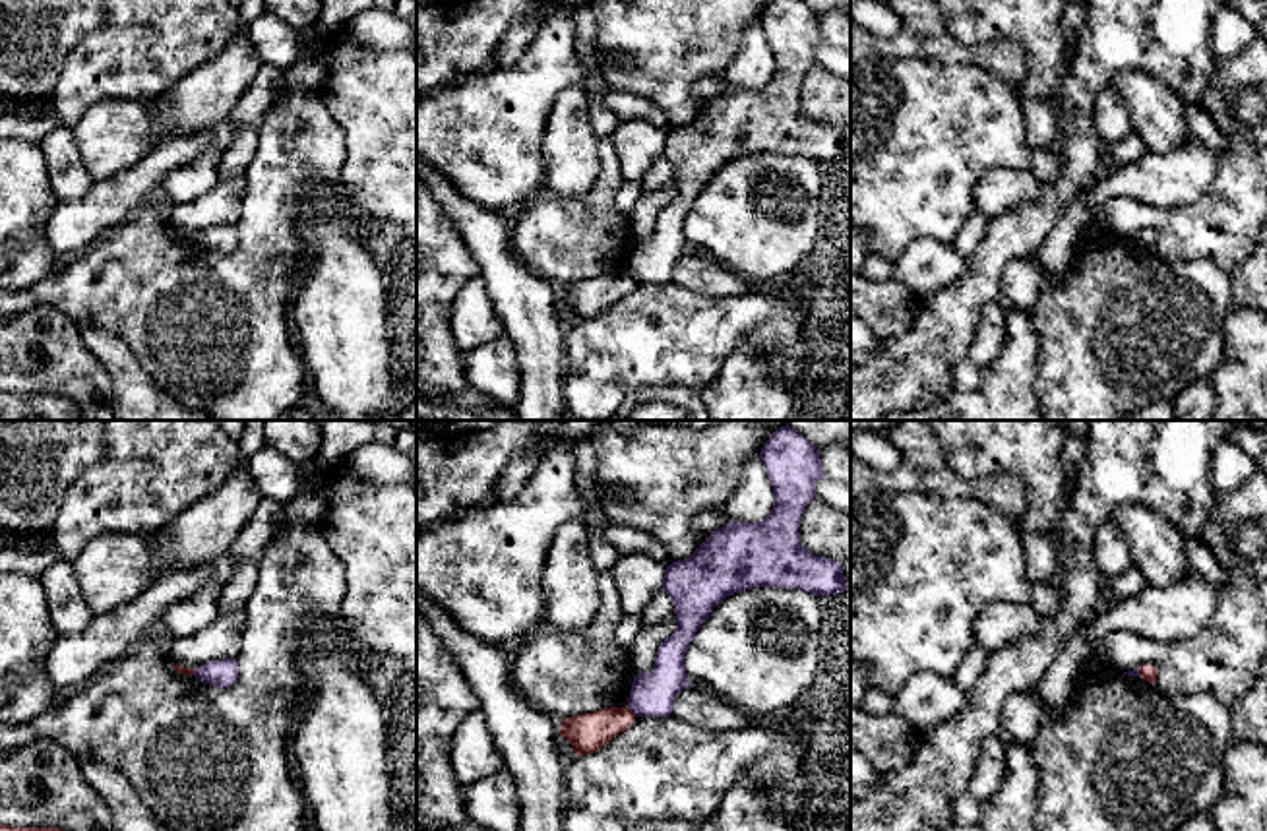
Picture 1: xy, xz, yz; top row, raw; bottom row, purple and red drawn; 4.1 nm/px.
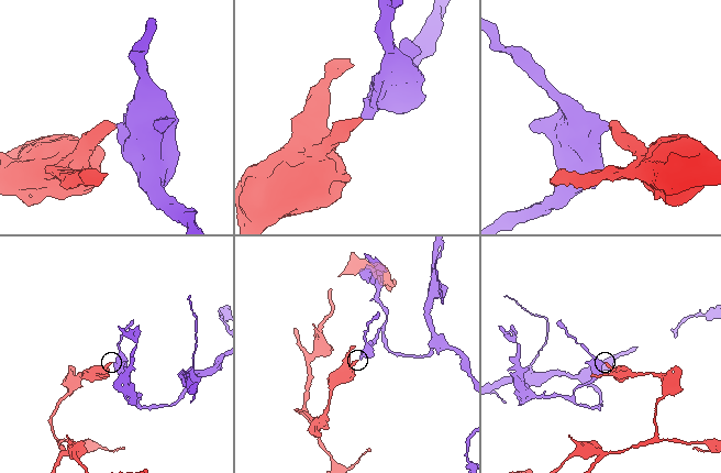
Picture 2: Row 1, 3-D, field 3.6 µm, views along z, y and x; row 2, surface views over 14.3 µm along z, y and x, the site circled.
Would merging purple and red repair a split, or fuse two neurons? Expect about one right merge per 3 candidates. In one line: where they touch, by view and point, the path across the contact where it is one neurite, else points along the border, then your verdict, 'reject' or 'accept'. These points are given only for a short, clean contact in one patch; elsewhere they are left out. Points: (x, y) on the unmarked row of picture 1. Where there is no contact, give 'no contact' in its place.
contact xz (632, 277); border xz (626, 272), (636, 281); reject

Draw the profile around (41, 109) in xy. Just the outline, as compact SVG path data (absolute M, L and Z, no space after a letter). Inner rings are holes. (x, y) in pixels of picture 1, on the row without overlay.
M52 97L45 99L45 101L37 101L31 107L14 107L14 108L10 108L10 112L23 120L46 118L46 116L54 114Z

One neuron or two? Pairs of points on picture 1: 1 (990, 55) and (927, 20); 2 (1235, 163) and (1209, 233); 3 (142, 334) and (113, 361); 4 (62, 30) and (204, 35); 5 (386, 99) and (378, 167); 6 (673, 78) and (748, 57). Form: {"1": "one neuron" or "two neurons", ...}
{"1": "one neuron", "2": "one neuron", "3": "two neurons", "4": "two neurons", "5": "one neuron", "6": "two neurons"}

